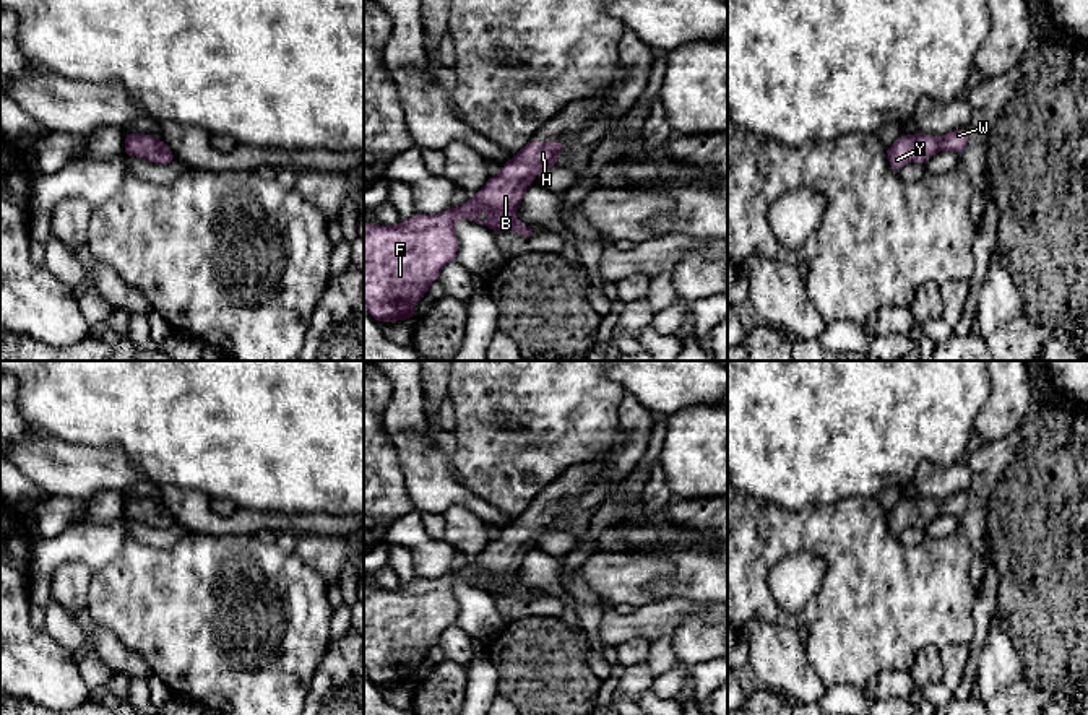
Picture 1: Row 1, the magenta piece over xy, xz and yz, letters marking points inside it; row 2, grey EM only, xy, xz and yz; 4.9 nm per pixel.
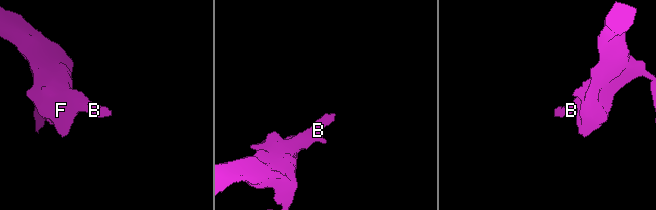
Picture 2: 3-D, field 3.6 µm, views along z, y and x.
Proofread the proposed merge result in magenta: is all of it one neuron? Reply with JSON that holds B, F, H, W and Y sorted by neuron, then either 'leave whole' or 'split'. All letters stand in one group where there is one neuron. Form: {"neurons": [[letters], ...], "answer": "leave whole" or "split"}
{"neurons": [["B", "F", "H", "W", "Y"]], "answer": "leave whole"}

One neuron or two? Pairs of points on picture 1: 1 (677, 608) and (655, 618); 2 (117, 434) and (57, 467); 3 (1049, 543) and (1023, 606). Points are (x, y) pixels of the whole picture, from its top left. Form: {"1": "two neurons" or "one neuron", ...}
{"1": "one neuron", "2": "two neurons", "3": "one neuron"}

